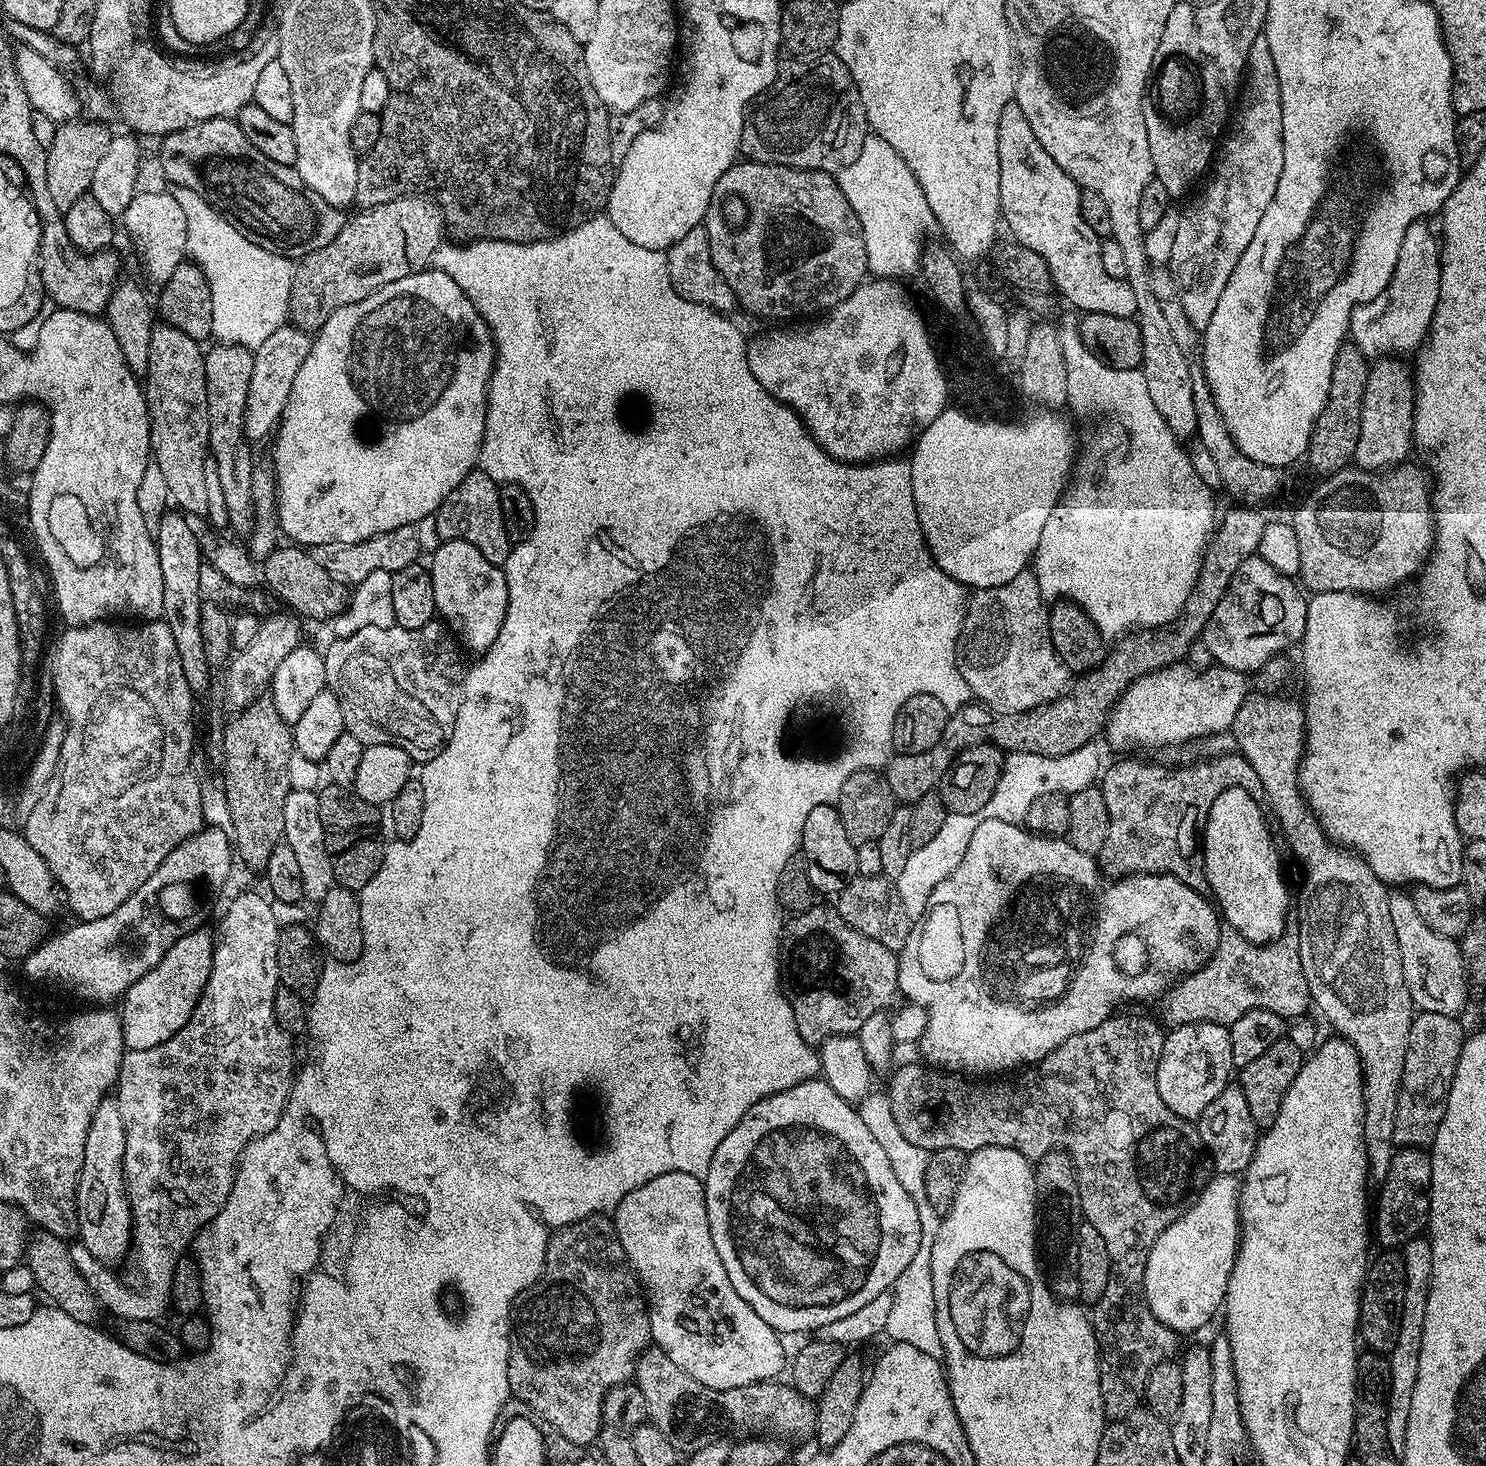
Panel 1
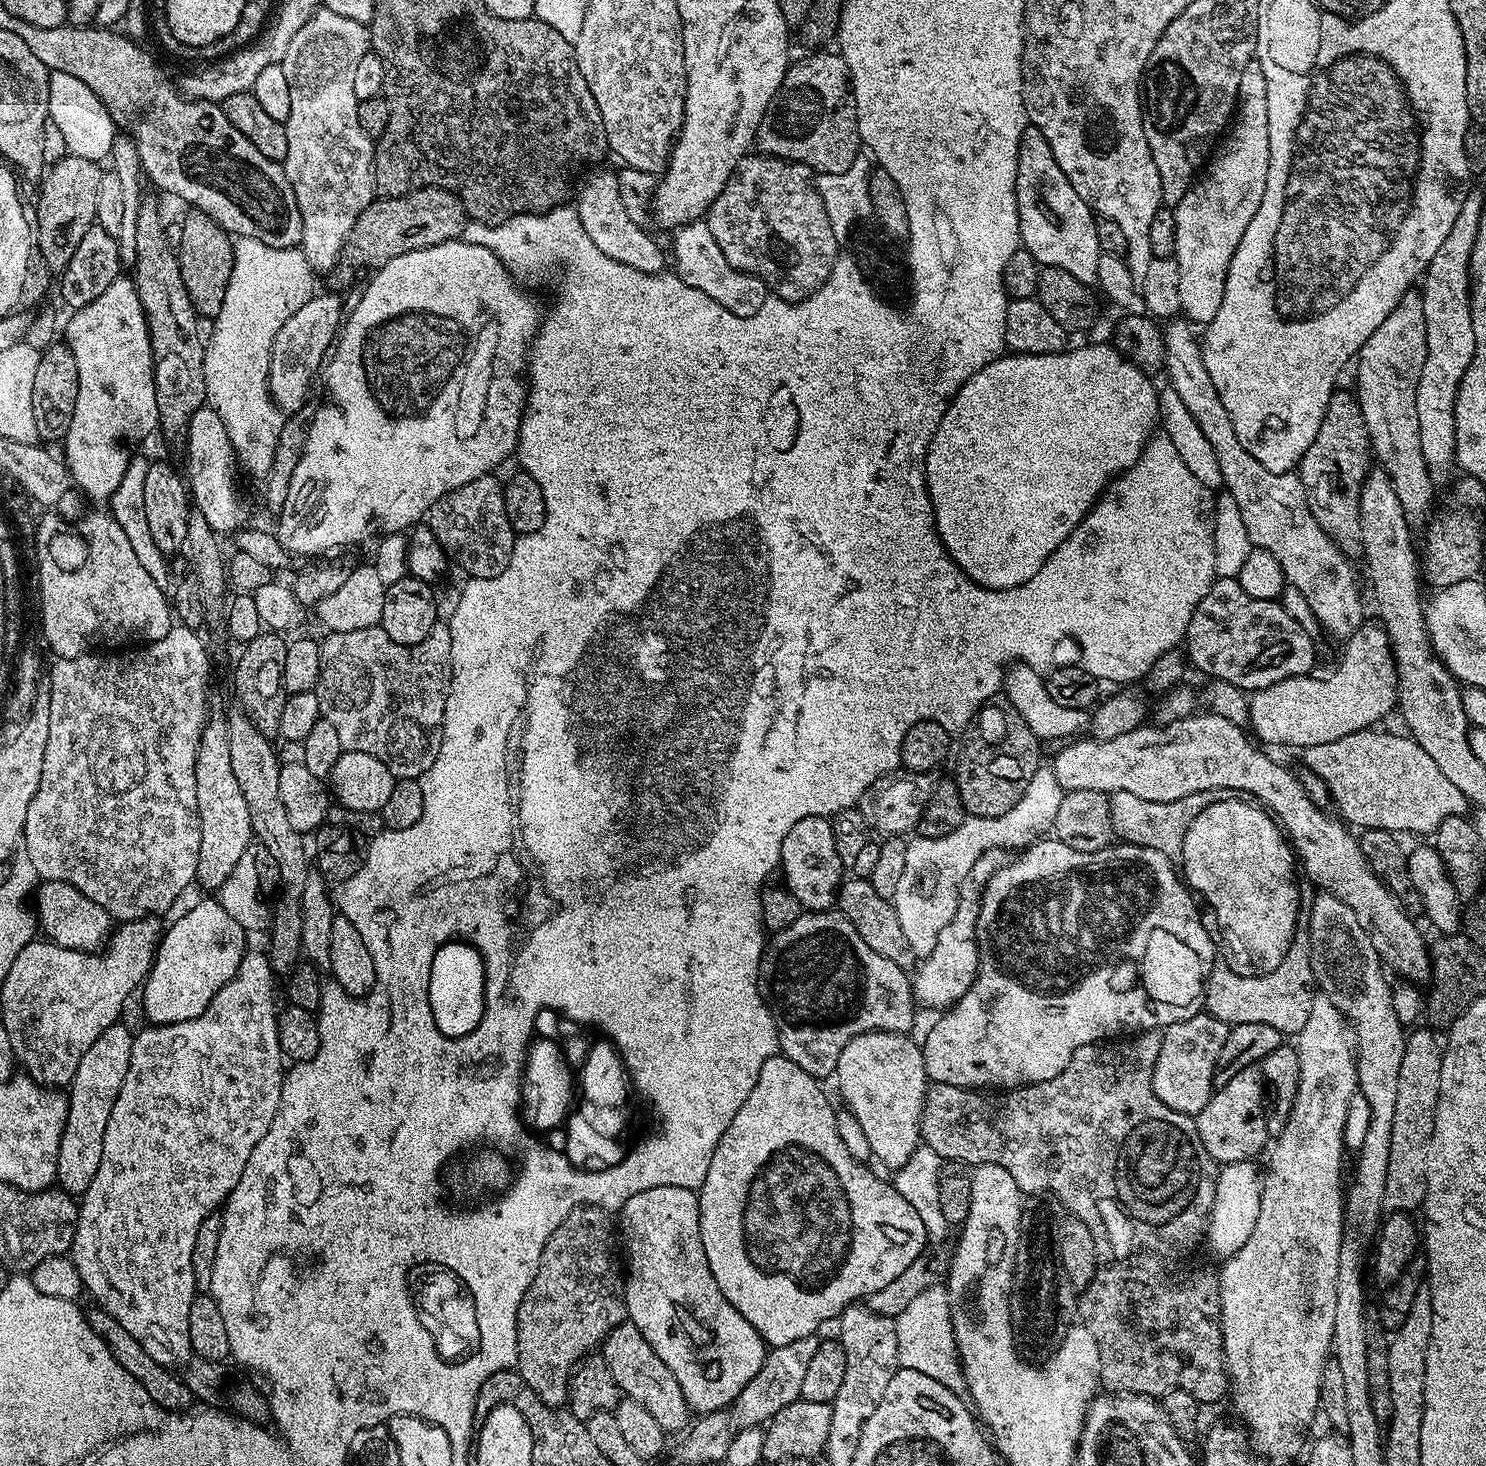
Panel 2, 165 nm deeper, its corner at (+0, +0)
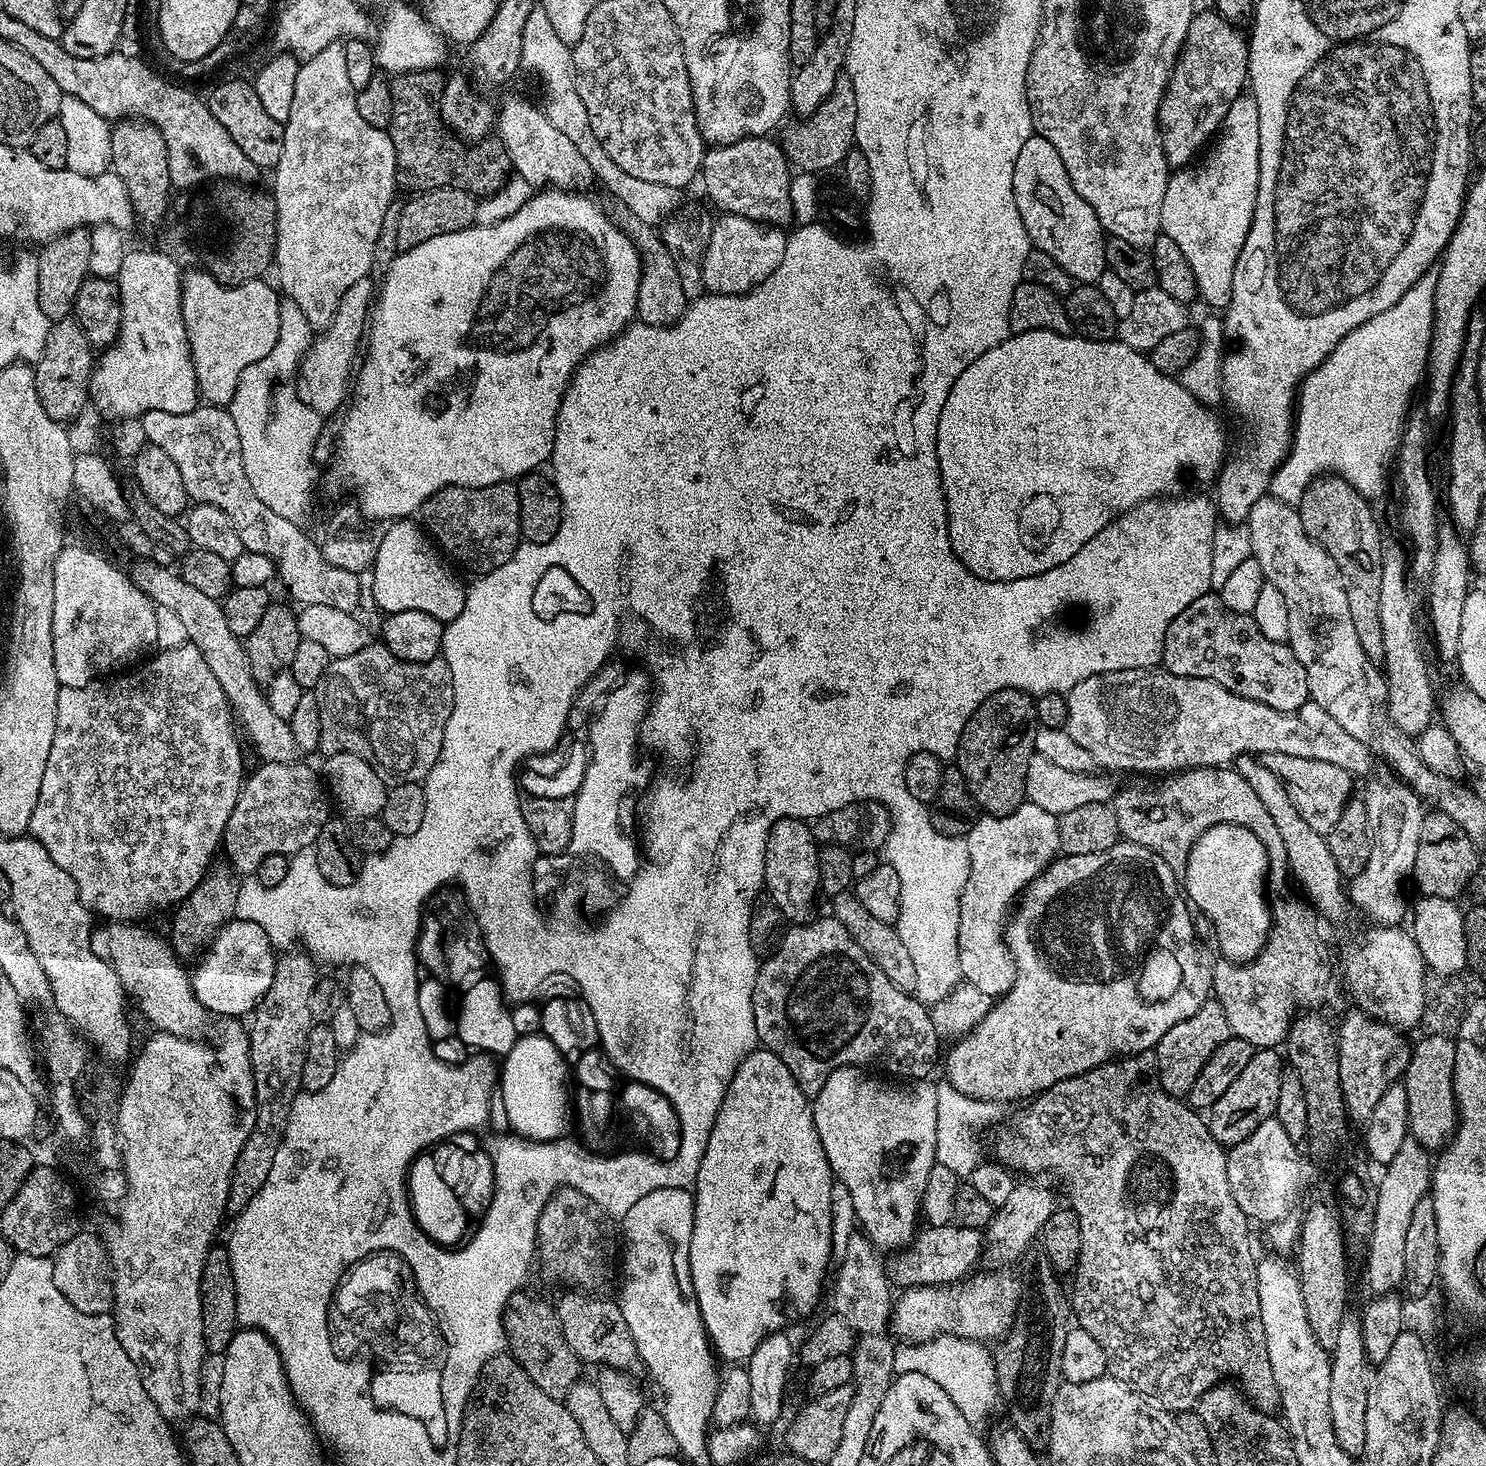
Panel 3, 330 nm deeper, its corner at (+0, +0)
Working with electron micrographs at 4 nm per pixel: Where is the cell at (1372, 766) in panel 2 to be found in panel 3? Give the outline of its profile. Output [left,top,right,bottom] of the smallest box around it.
[1262,754,1354,834]

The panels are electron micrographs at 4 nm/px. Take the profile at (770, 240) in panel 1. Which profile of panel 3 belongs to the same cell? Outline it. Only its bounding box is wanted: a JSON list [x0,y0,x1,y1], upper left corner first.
[698,136,792,226]

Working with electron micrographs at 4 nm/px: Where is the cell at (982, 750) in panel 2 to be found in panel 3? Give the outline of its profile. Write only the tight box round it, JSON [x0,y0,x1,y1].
[954,688,1036,816]

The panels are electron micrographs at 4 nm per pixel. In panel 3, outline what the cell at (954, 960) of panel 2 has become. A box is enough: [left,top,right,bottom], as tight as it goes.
[958,802,1060,998]

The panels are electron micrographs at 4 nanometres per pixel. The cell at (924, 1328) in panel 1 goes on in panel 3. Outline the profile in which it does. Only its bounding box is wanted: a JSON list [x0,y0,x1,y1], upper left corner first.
[892,1336,998,1426]

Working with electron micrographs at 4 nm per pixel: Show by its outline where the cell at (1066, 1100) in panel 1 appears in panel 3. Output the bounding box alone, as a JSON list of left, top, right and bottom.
[995,1051,1280,1416]

